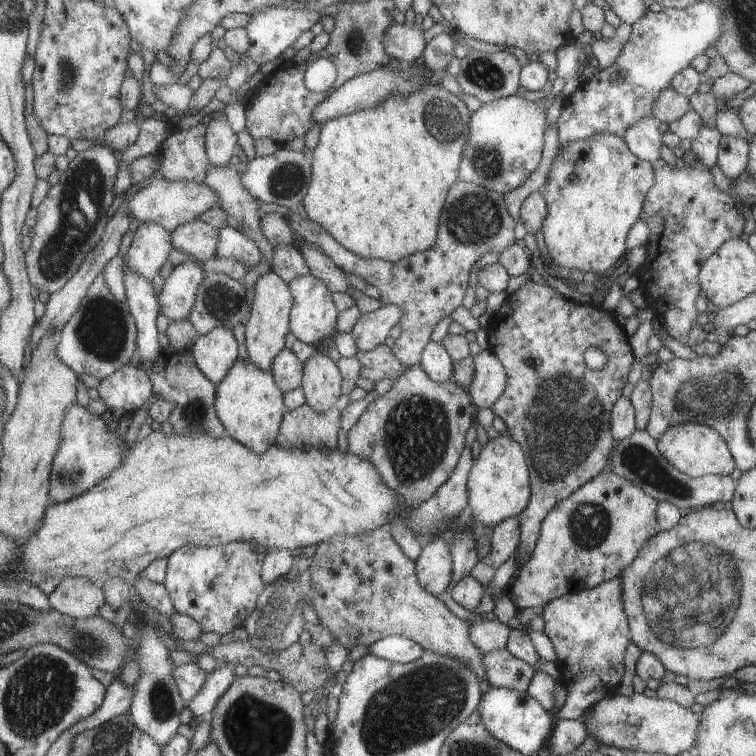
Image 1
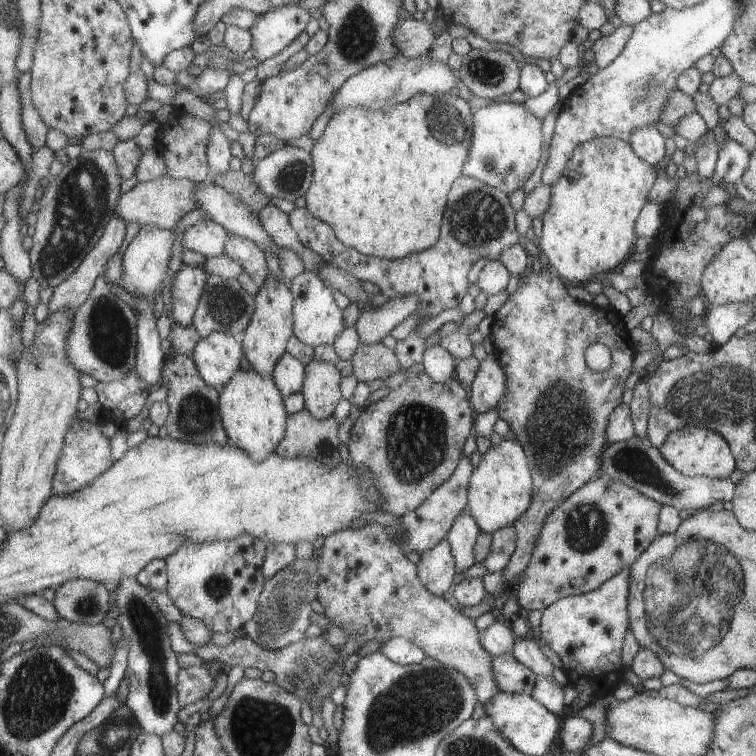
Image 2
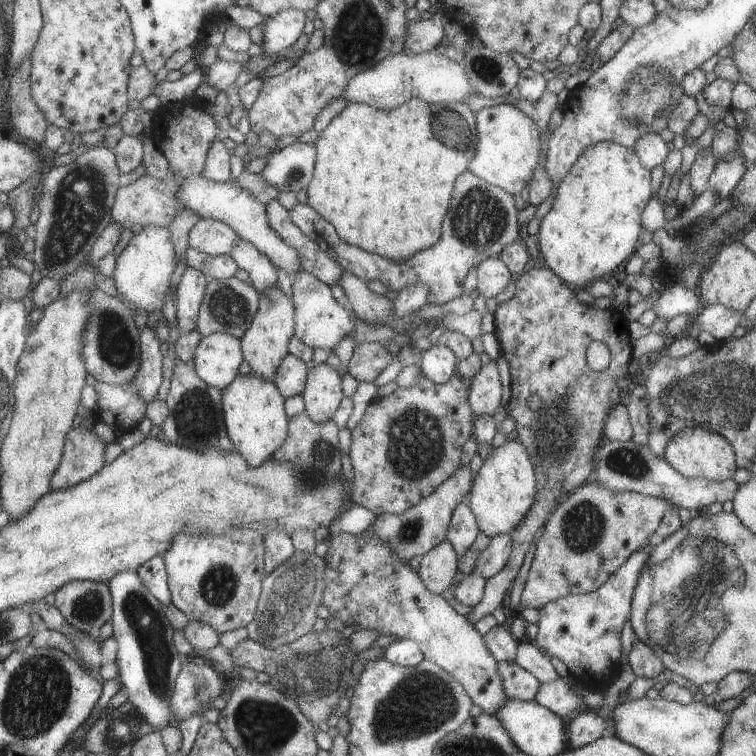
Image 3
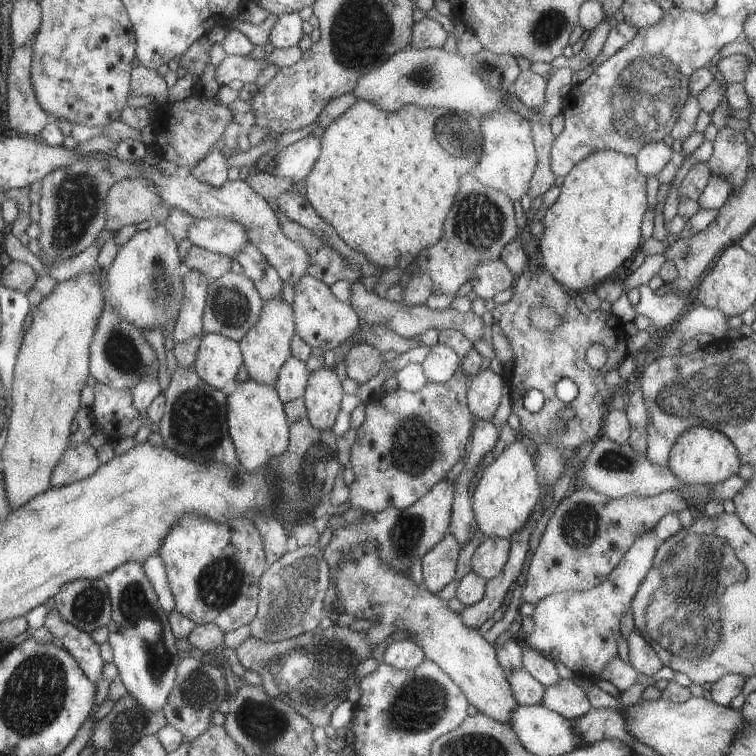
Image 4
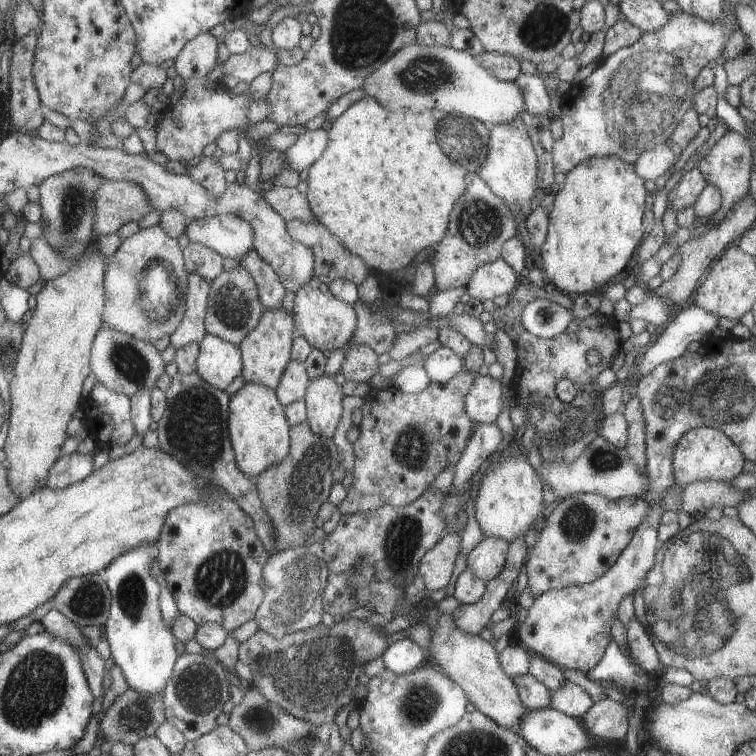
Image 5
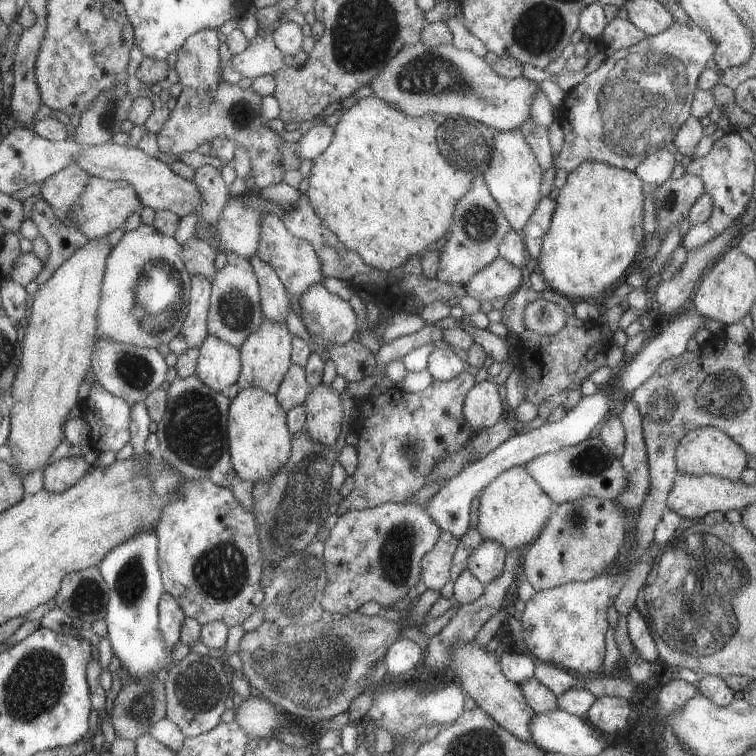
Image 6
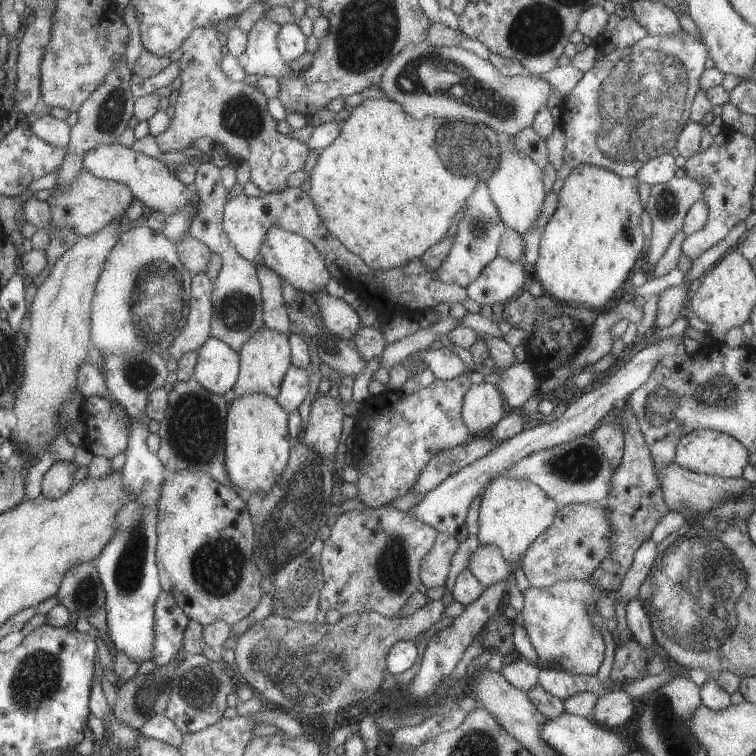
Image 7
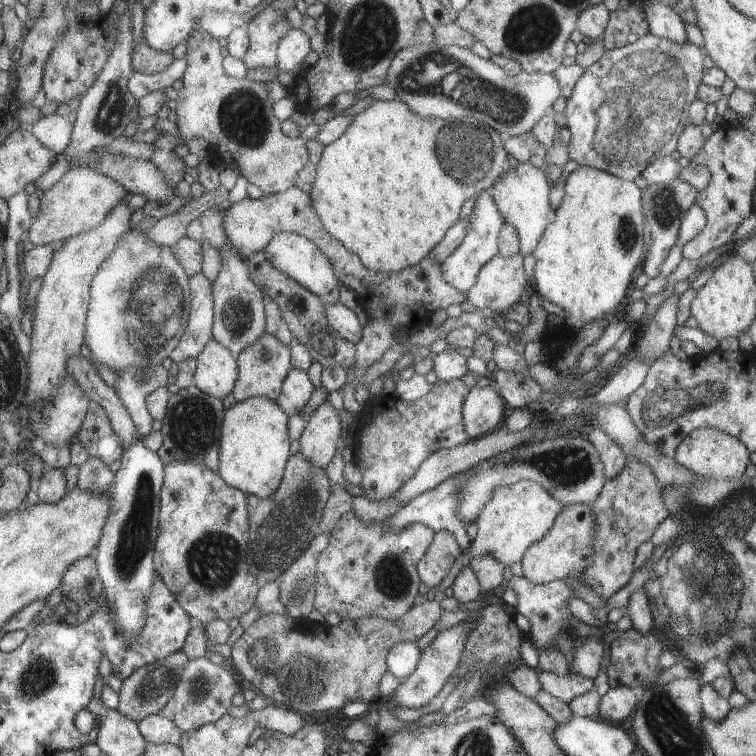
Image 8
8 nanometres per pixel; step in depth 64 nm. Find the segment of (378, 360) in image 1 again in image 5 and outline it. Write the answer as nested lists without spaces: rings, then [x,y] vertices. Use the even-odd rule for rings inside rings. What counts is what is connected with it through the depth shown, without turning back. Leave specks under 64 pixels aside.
[[[353,344],[345,348],[343,362],[339,369],[339,372],[345,377],[345,381],[369,382],[378,371],[377,355],[369,346]]]

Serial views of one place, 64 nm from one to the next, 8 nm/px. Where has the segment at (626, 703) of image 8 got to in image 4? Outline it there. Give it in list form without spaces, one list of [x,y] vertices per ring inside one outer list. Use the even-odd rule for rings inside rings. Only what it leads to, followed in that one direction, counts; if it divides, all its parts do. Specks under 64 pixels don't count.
[[[590,708],[575,720],[576,732],[581,736],[583,744],[602,739],[633,744],[634,738],[627,733],[626,720],[620,708]]]

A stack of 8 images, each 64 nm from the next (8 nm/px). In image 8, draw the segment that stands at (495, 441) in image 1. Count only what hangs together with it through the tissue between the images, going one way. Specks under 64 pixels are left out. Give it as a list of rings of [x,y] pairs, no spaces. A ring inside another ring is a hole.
[[[521,479],[511,486],[497,486],[491,492],[489,502],[479,510],[479,514],[474,520],[477,532],[475,537],[470,540],[465,554],[461,553],[461,560],[457,560],[457,564],[453,564],[453,572],[449,572],[449,576],[445,576],[445,584],[433,587],[433,591],[436,593],[435,598],[443,596],[444,590],[452,585],[459,570],[468,565],[469,560],[475,556],[491,554],[503,566],[519,562],[528,547],[533,542],[537,542],[551,528],[555,516],[561,512],[562,507],[561,501],[558,501],[546,489],[541,488],[540,484],[535,484],[530,480]]]

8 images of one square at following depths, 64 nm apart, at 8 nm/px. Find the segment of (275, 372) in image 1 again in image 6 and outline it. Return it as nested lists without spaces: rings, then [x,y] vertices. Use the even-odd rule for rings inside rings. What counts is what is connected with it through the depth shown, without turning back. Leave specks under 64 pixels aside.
[[[292,364],[281,380],[280,389],[275,396],[287,414],[291,408],[303,404],[310,391],[310,386],[305,381],[304,368]]]

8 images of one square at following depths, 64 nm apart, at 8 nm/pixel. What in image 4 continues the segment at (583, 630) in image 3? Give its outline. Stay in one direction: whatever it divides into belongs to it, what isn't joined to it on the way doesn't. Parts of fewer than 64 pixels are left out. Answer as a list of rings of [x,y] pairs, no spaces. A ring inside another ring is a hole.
[[[653,530],[645,531],[644,534],[640,536],[640,538],[637,538],[637,540],[635,540],[632,547],[630,547],[628,551],[625,552],[623,558],[621,558],[616,567],[612,569],[612,572],[609,574],[609,576],[607,576],[605,580],[603,580],[603,582],[601,582],[600,584],[597,584],[591,589],[585,589],[583,591],[560,591],[551,595],[546,595],[532,608],[531,615],[529,616],[531,618],[531,632],[529,632],[529,634],[527,635],[525,635],[524,632],[520,632],[520,642],[522,643],[522,645],[535,650],[537,653],[540,653],[543,657],[546,657],[550,661],[553,661],[555,664],[562,664],[564,667],[567,667],[567,669],[569,669],[571,673],[575,674],[575,676],[595,680],[595,677],[591,677],[591,674],[595,674],[595,672],[601,670],[601,668],[603,668],[603,665],[609,660],[609,658],[611,658],[611,656],[615,654],[615,632],[617,632],[617,624],[620,624],[621,618],[623,618],[625,612],[627,612],[627,610],[629,610],[631,606],[633,596],[636,595],[636,592],[639,590],[641,584],[644,584],[643,581],[645,576],[647,576],[648,573],[651,571],[651,568],[653,568],[657,548],[658,546],[656,545],[656,542],[654,540]]]

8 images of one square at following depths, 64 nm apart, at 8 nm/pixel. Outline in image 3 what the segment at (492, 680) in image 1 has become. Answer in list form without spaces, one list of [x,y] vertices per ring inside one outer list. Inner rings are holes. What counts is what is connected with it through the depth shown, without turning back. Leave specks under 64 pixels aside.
[[[499,662],[499,673],[507,698],[534,700],[540,690],[540,681],[528,669],[515,662]]]

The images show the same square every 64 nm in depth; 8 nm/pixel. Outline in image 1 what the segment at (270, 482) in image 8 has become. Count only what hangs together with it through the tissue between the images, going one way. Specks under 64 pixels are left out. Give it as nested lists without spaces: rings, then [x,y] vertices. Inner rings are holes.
[[[236,359],[228,374],[215,388],[215,414],[223,425],[224,435],[256,454],[263,454],[276,442],[286,411],[283,393],[270,370],[257,368],[248,359]]]

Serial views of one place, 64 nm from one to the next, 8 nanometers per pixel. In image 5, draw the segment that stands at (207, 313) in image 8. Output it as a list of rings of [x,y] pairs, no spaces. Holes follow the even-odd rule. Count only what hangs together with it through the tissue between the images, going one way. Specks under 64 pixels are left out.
[[[188,274],[187,296],[184,317],[176,331],[167,336],[166,343],[173,349],[179,349],[190,343],[199,343],[204,339],[204,317],[207,315],[210,282],[199,274]]]

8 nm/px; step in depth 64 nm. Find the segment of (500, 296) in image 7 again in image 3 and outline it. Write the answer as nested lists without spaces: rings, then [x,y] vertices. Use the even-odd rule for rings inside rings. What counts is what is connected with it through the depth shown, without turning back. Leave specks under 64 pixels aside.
[[[498,258],[482,260],[476,267],[477,292],[485,299],[494,297],[514,279]]]

